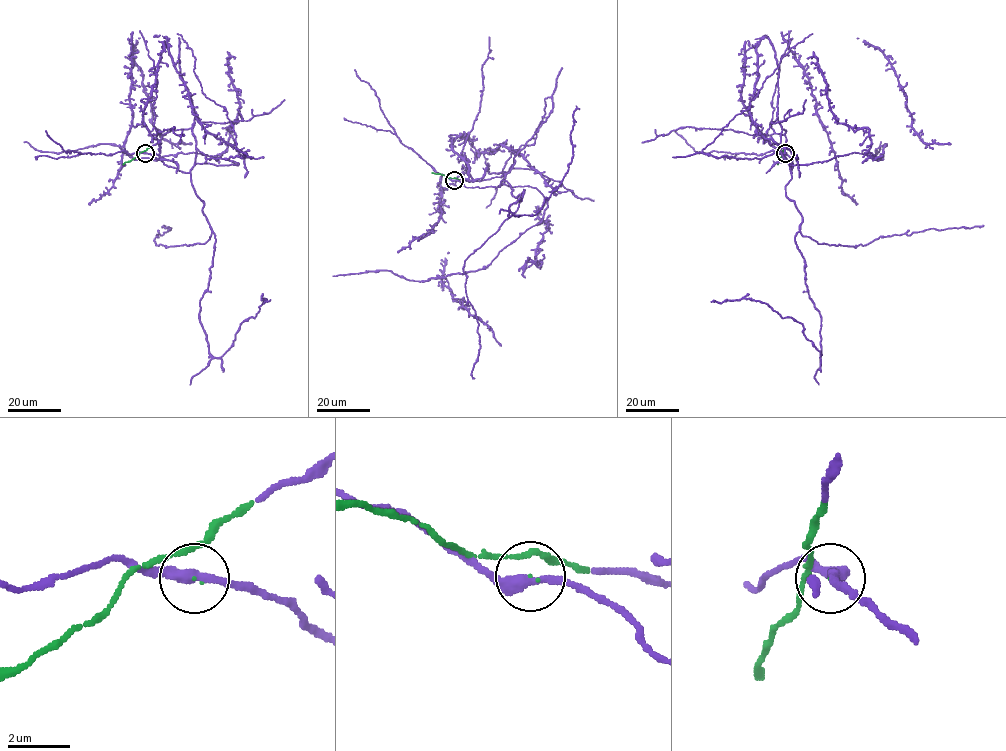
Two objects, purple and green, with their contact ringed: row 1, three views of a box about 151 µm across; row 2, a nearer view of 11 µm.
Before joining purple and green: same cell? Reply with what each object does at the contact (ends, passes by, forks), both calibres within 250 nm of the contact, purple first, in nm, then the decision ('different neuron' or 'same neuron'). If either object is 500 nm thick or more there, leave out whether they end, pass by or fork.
purple passes by; green passes by; calibres 320 and 20 nm; same neuron

